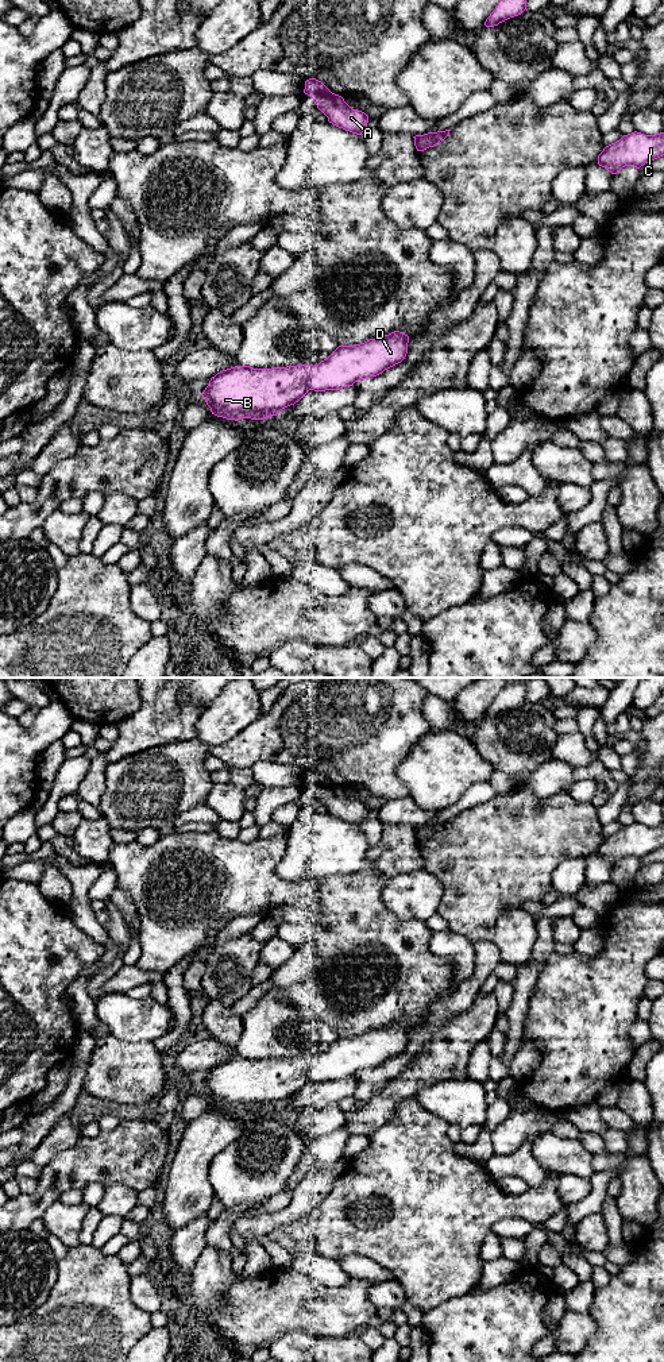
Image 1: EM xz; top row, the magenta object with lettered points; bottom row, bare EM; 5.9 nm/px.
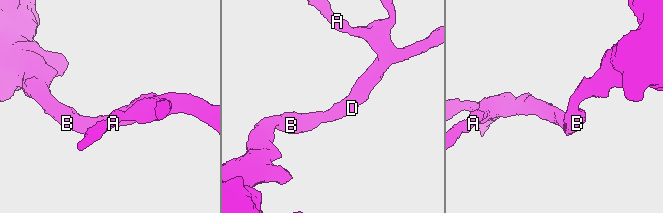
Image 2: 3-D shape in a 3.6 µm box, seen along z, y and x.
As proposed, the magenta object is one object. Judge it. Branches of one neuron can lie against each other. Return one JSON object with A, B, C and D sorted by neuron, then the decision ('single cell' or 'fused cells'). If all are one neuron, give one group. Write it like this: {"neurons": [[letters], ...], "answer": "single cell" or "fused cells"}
{"neurons": [["A", "B", "C", "D"]], "answer": "single cell"}

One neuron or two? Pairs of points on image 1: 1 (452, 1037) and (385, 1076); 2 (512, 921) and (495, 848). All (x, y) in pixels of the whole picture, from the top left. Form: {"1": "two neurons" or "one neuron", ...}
{"1": "two neurons", "2": "two neurons"}

